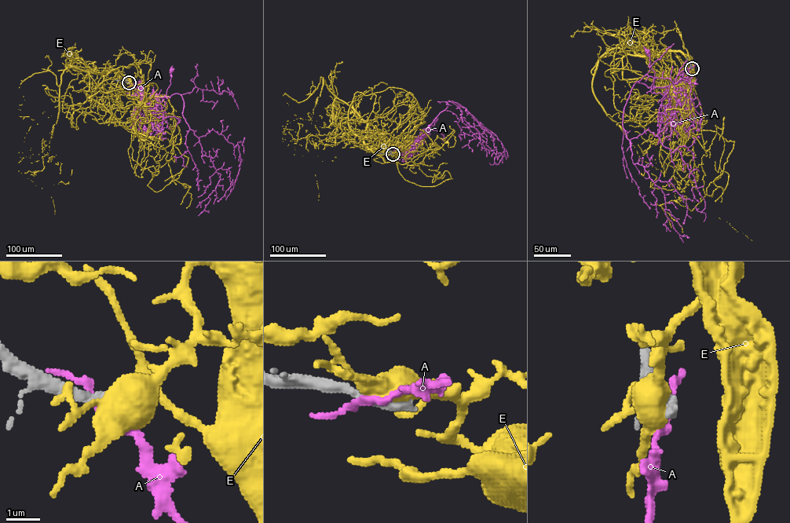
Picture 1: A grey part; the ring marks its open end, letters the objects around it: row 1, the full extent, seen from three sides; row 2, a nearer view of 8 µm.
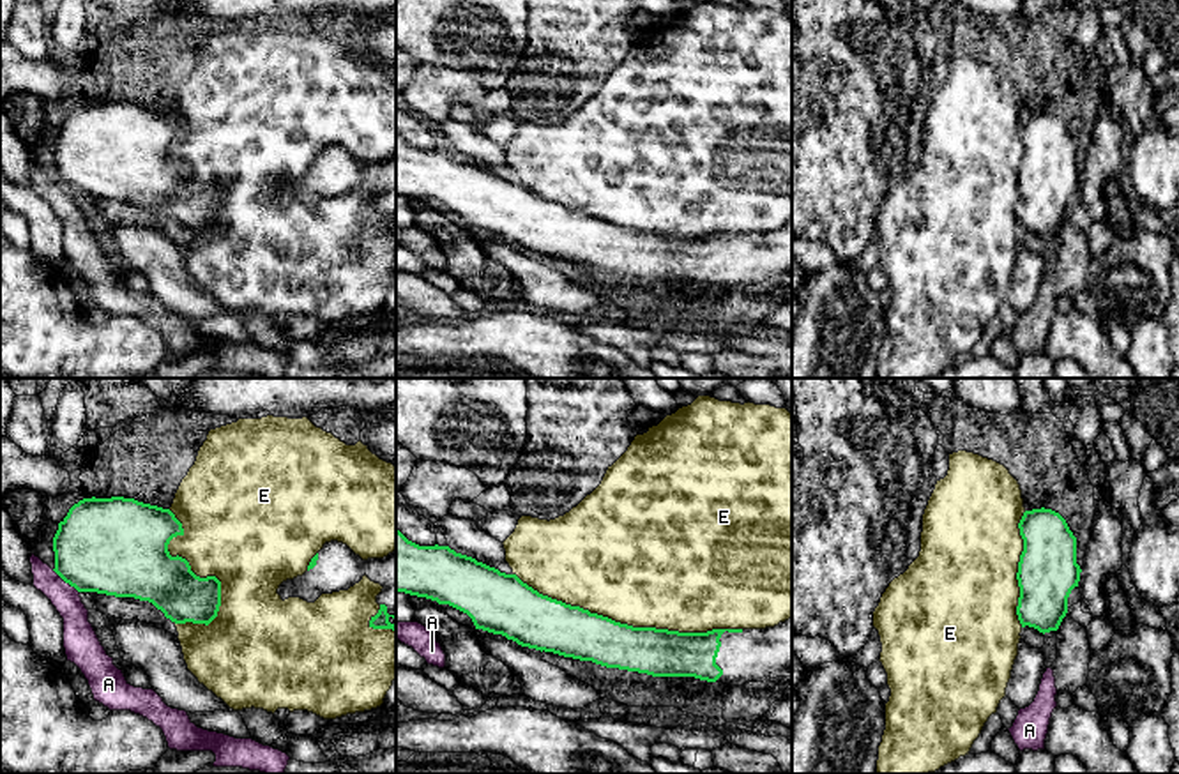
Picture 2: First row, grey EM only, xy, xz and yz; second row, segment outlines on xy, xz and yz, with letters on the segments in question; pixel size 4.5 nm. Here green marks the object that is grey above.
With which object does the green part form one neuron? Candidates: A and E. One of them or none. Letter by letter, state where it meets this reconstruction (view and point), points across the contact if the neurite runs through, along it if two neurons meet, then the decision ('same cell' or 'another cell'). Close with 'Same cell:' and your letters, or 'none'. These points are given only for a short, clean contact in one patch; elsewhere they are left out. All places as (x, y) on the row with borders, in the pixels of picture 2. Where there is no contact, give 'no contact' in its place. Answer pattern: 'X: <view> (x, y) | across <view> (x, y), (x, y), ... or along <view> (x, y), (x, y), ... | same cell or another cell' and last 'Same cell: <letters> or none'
A: xy (66, 582) | along xy (52, 569), (78, 592) | another cell
E: xz (626, 624) | another cell
Same cell: none

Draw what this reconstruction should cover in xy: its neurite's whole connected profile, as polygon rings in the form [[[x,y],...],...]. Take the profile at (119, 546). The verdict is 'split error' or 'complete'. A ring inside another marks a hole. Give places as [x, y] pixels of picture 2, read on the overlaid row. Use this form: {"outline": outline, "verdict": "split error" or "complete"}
{"outline": [[[124,497],[83,498],[58,523],[53,571],[78,592],[148,601],[175,624],[209,626],[221,606],[221,581],[196,576],[186,558],[170,555],[168,544],[177,535],[184,528],[170,509]]], "verdict": "complete"}

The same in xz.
{"outline": [[[398,528],[396,592],[449,604],[467,613],[475,629],[502,634],[521,647],[592,661],[606,668],[652,677],[695,677],[730,686],[764,682],[767,677],[792,677],[792,618],[765,629],[712,629],[707,633],[633,627],[543,596],[516,574],[500,573],[449,546],[419,546]]], "verdict": "split error"}

